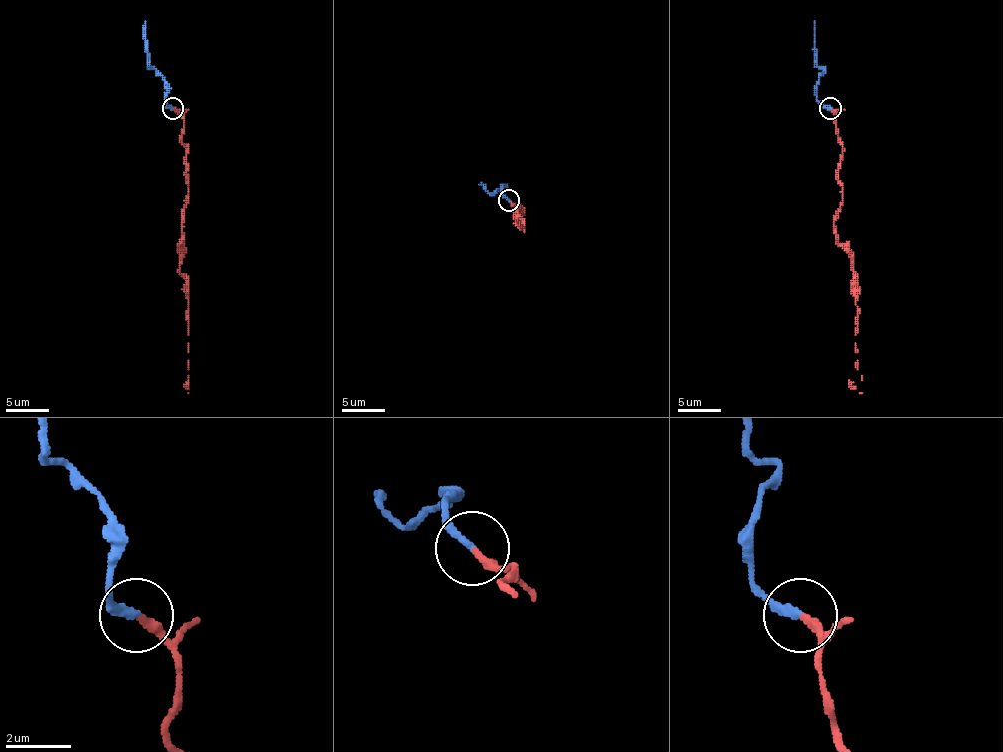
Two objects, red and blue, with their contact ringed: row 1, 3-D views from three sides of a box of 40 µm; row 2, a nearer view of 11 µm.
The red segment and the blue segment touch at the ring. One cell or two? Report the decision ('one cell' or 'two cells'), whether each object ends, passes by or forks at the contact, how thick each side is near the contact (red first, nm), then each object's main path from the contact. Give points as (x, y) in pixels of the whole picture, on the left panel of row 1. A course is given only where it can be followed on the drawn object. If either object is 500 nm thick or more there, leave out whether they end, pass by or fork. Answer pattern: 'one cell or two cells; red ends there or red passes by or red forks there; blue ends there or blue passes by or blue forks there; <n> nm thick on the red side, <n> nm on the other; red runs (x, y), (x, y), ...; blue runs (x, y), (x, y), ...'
one cell; red ends there; blue ends there; 280 nm thick on the red side, 240 nm on the other; red runs (173, 107), (184, 120), (182, 144), (186, 149), (188, 187), (180, 252), (188, 300), (188, 393); blue runs (173, 107), (167, 99), (167, 82), (147, 64), (145, 21)

